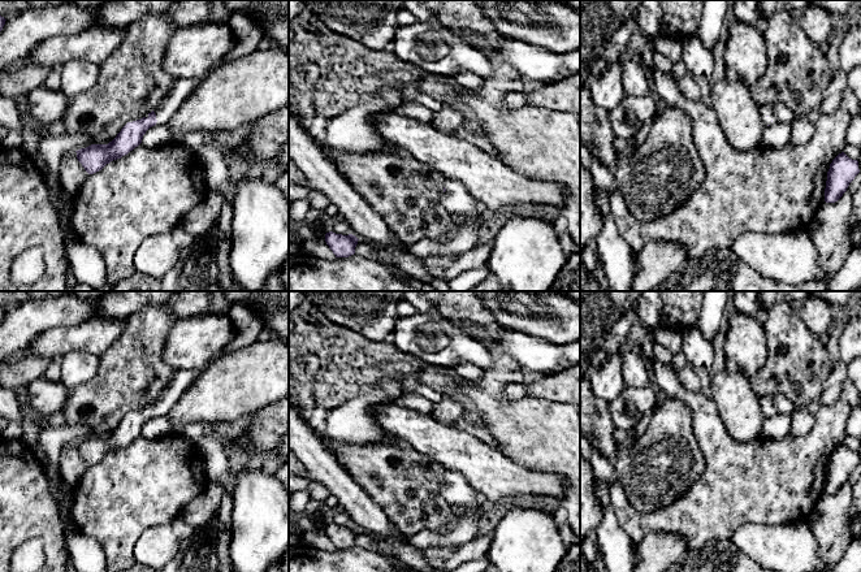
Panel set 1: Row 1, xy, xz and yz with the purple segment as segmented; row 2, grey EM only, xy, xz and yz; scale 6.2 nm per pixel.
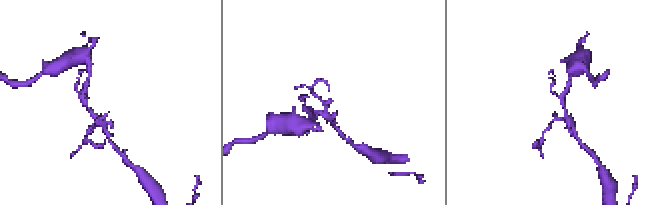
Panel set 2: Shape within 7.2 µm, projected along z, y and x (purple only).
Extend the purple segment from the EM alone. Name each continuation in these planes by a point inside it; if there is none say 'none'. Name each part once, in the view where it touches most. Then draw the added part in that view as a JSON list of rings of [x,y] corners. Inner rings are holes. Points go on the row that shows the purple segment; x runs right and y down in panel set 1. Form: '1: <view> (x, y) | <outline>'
1: xy (164, 111) | [[[195,78],[176,79],[173,88],[153,109],[157,120],[156,125],[166,125],[198,83],[199,81]]]

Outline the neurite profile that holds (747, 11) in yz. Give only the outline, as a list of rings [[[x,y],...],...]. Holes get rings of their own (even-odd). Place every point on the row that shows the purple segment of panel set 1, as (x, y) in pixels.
[[[736,0],[735,1],[736,21],[753,26],[762,26],[763,17],[760,12],[760,0]]]

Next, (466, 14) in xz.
[[[417,0],[432,12],[433,18],[450,29],[460,29],[498,46],[505,39],[484,16],[475,0]]]

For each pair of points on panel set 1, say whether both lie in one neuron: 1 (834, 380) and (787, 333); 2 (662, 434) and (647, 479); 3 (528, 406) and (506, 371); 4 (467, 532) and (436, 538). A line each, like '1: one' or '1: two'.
1: two
2: one
3: one
4: one

